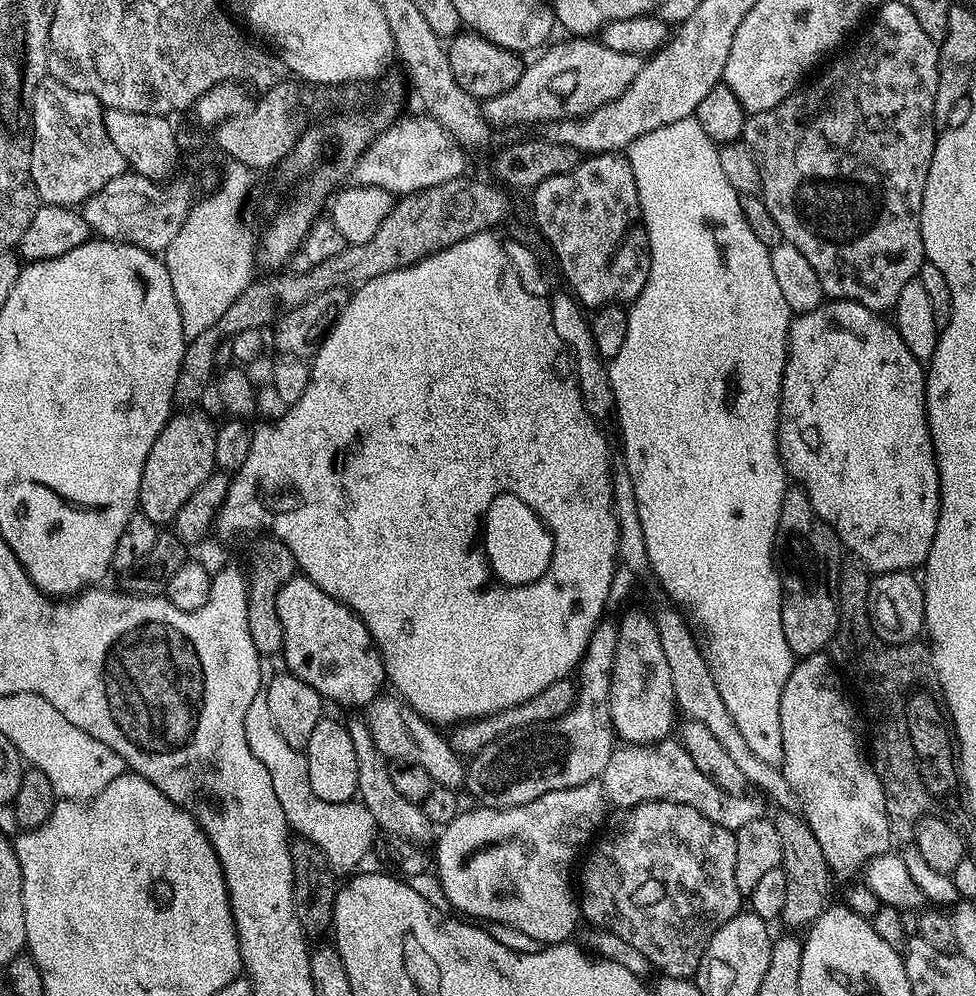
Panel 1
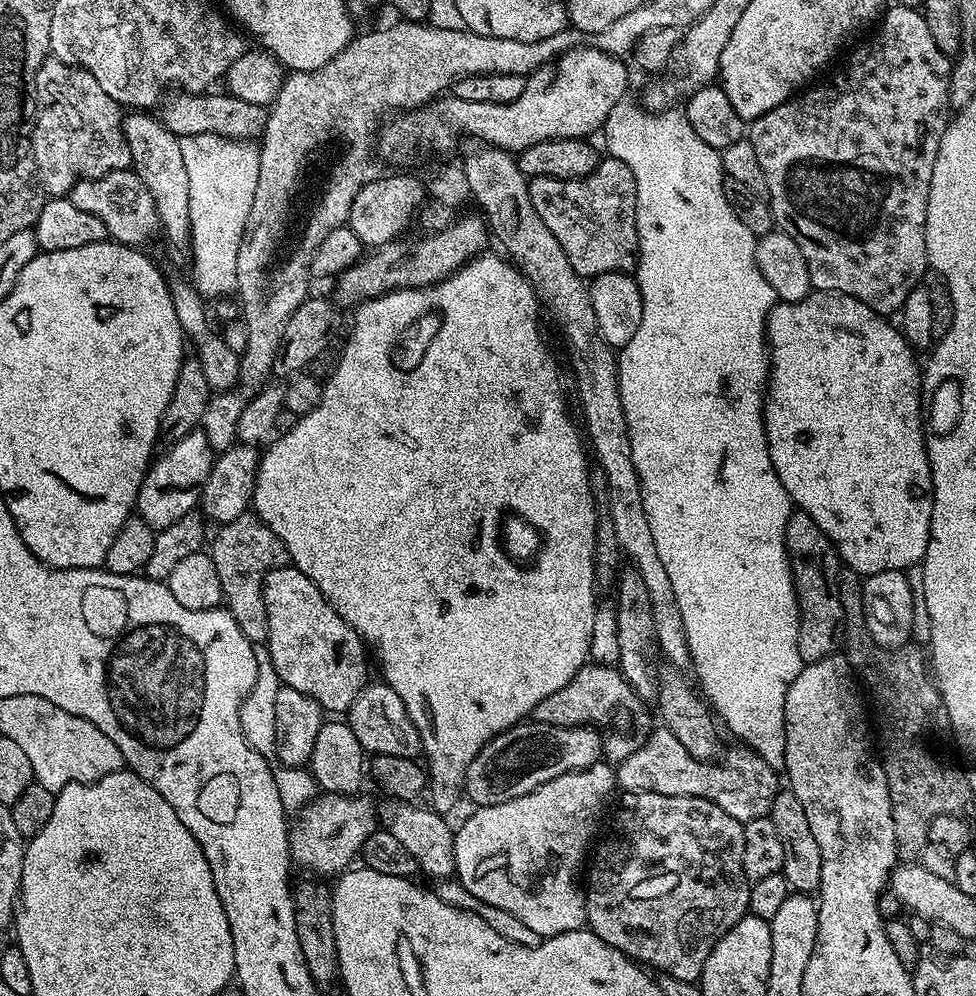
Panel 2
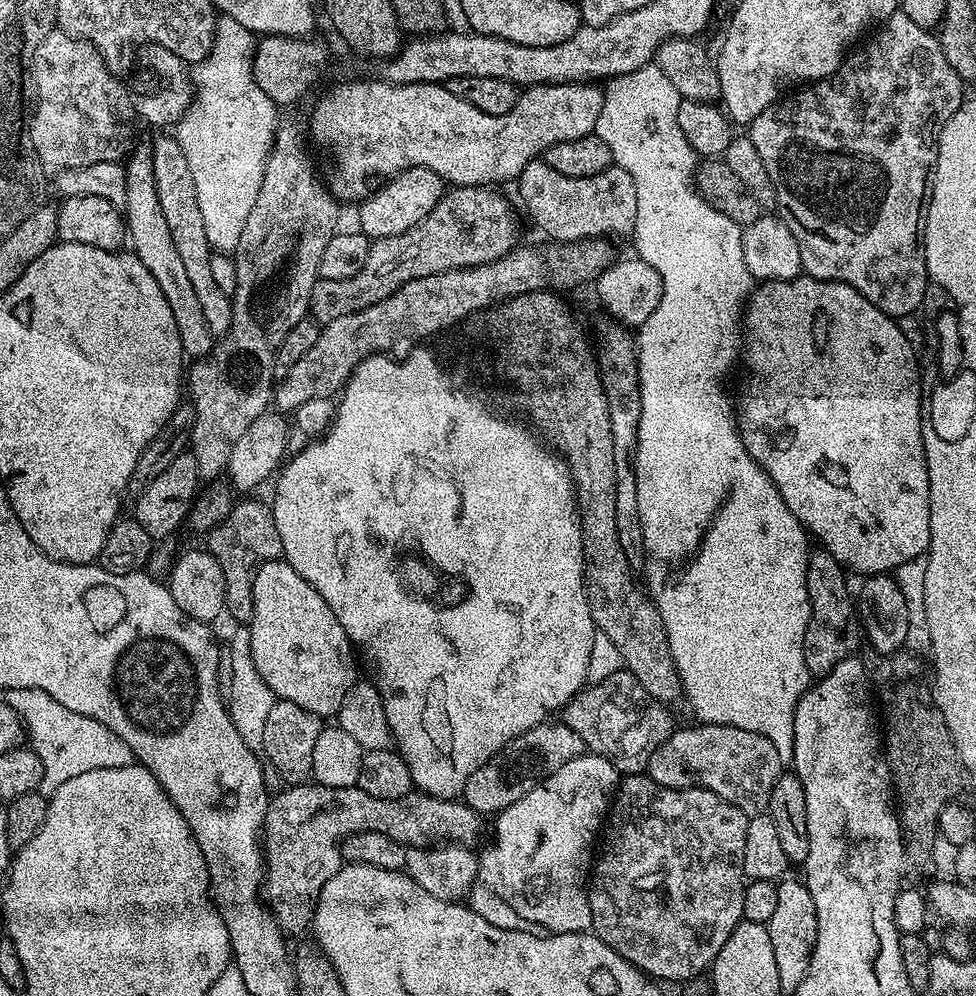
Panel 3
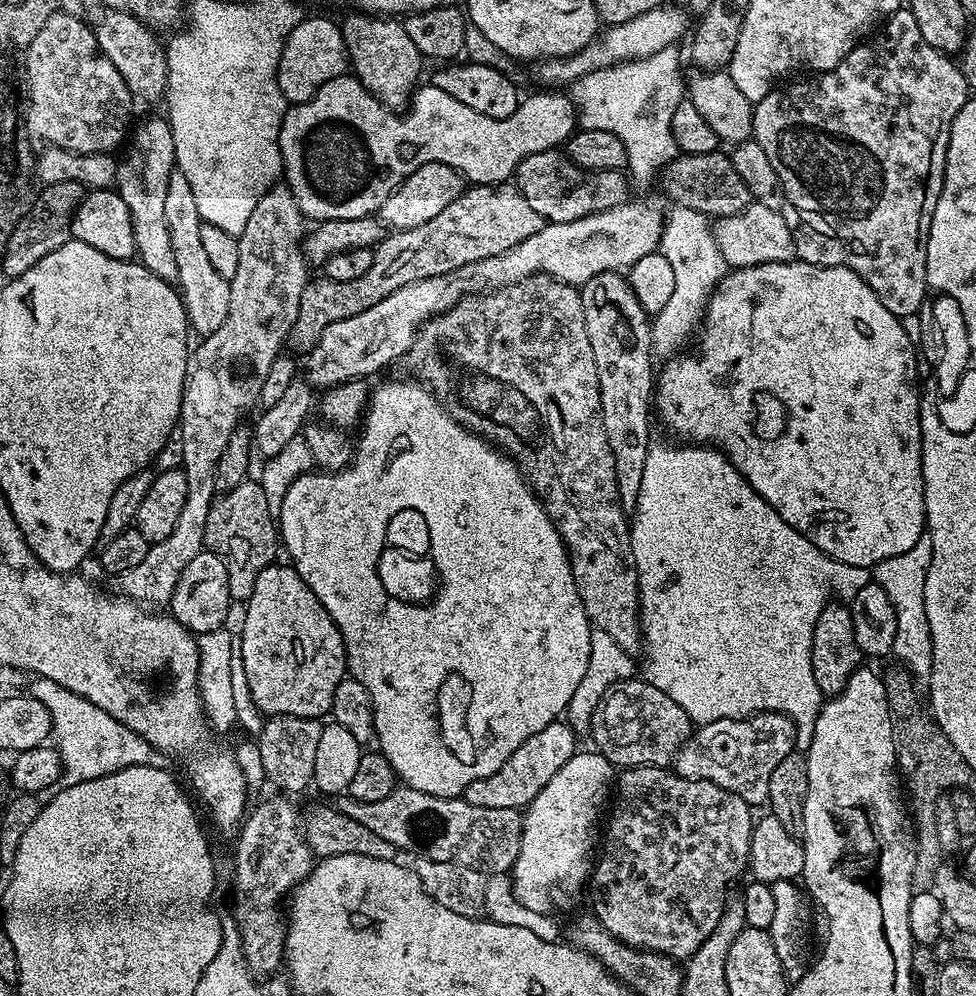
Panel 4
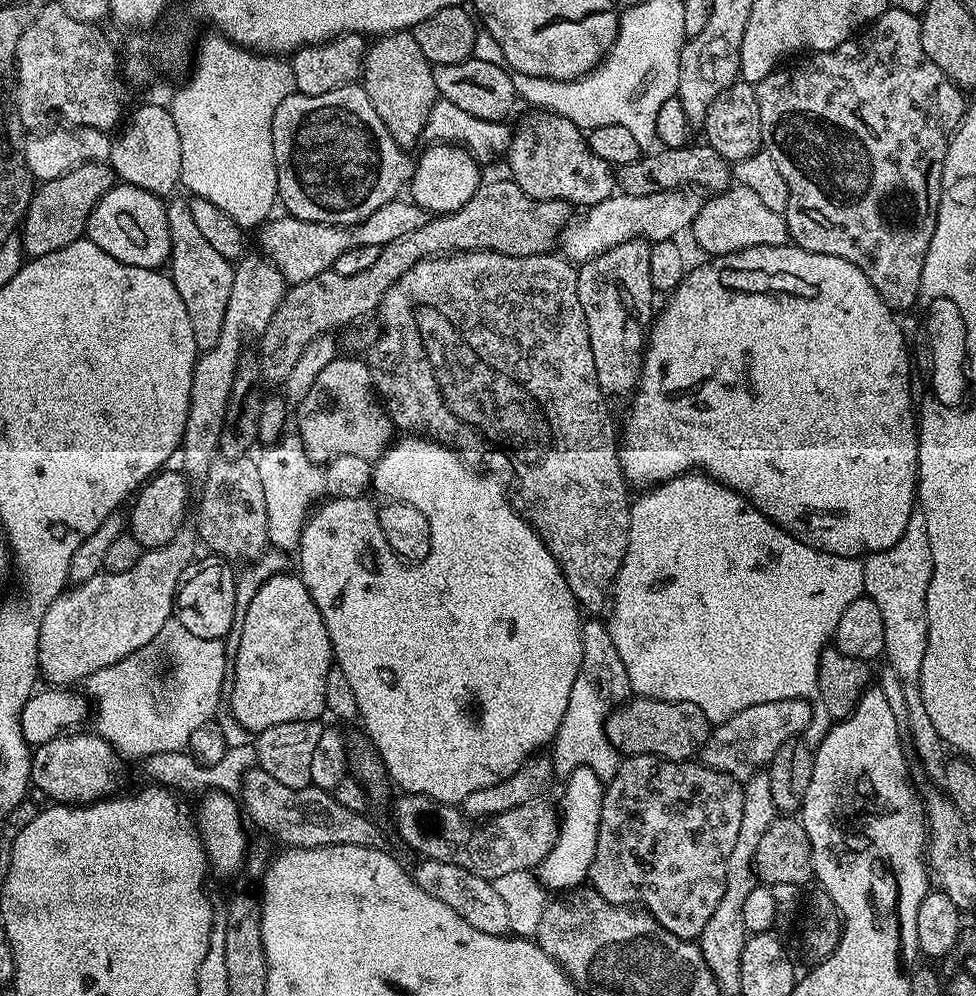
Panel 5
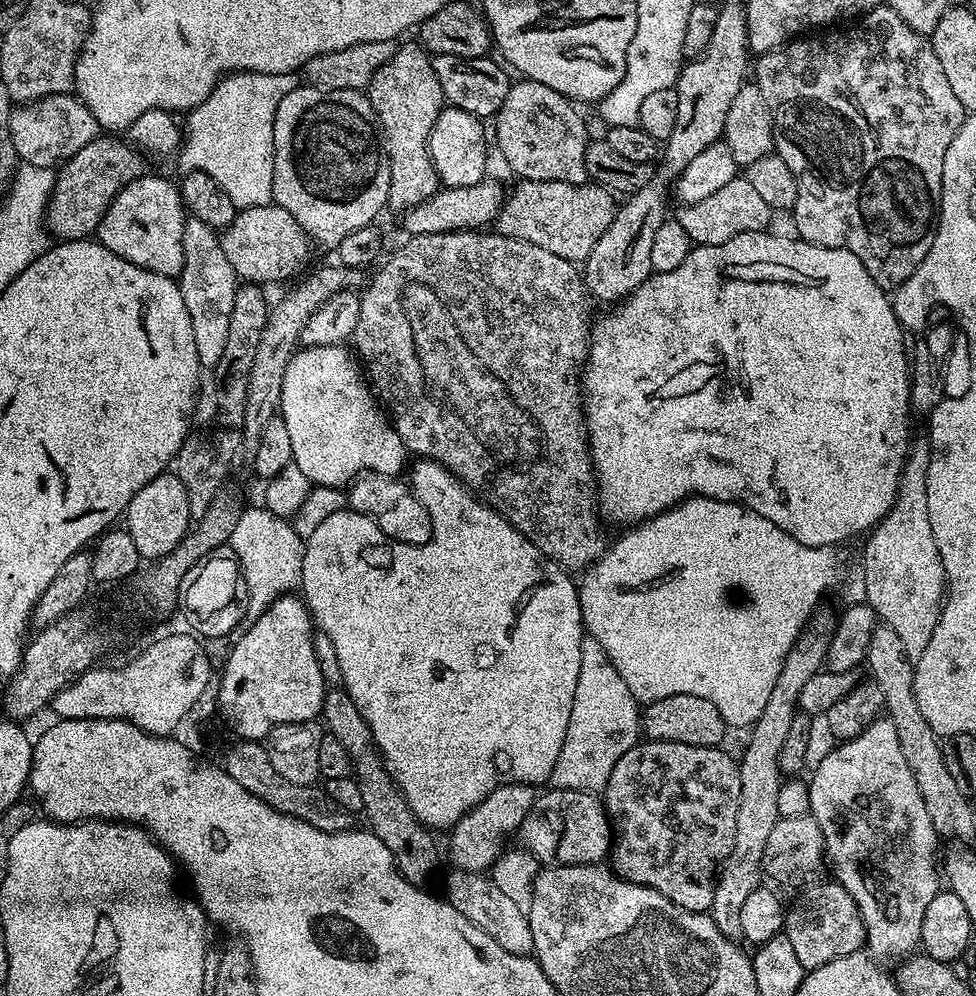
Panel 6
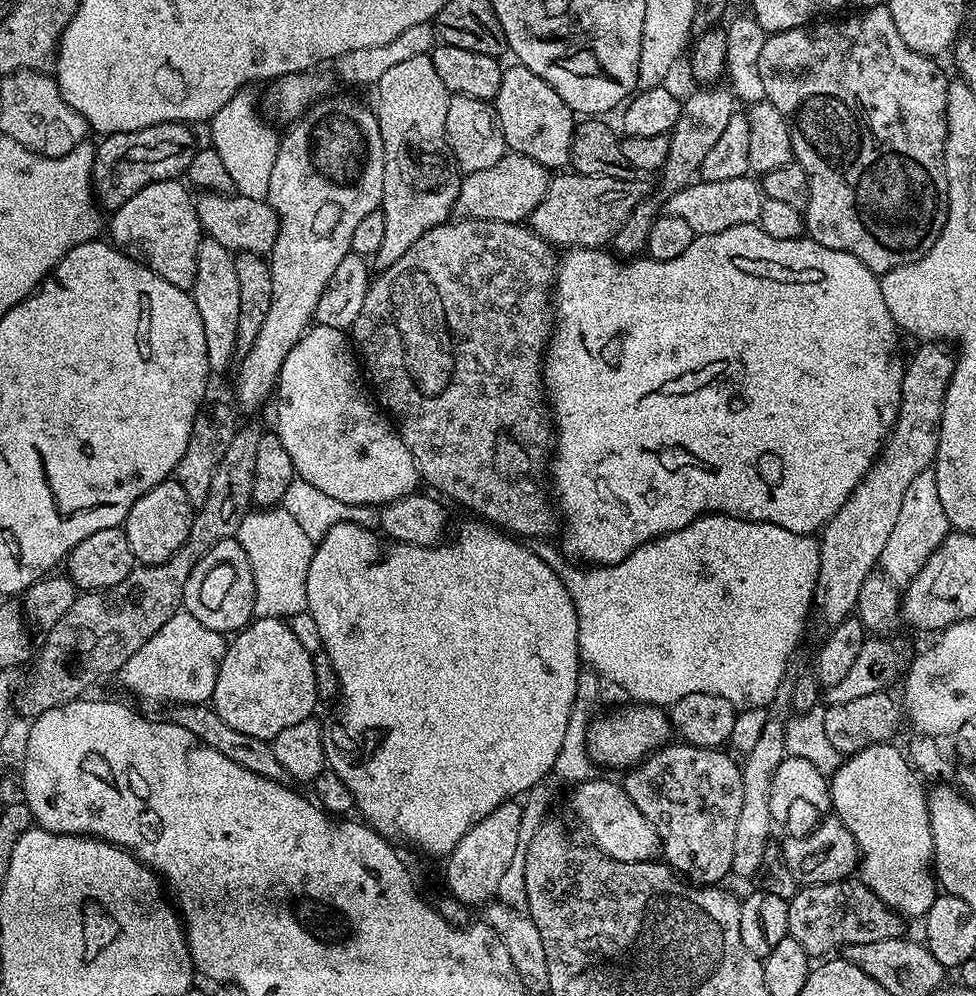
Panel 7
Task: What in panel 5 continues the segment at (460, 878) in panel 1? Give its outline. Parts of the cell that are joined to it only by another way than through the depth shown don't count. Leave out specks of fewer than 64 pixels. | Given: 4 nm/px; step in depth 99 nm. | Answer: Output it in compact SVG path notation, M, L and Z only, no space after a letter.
M586 767L574 770L564 781L564 797L558 803L560 832L556 835L550 854L538 869L540 883L545 889L559 894L565 890L581 887L588 880L588 871L594 862L598 826L602 814L605 781L600 780L594 770Z

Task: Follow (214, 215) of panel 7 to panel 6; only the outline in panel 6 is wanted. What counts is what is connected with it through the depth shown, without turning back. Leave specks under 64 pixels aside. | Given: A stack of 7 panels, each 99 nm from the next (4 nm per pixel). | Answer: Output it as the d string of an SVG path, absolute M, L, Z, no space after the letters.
M275 202L266 206L241 208L228 228L219 233L222 254L226 254L230 266L241 281L261 286L276 284L279 280L288 280L292 271L304 260L310 249L308 235L294 222L290 210L282 210Z

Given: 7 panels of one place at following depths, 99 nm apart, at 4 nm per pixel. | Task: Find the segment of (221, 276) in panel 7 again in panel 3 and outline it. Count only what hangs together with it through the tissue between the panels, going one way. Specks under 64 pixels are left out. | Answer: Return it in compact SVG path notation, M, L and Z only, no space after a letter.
M175 135L157 136L160 137L151 142L150 149L159 205L162 206L167 228L174 238L175 249L178 250L179 257L186 266L187 276L190 277L195 295L202 306L206 324L213 337L223 338L228 335L232 325L232 297L222 294L218 282L214 282L210 271L210 258L214 255L214 249L206 238L206 226L202 222L202 210L198 210L198 193L194 191L194 178L190 174L190 165L186 162L186 154L182 154L182 146L178 146Z

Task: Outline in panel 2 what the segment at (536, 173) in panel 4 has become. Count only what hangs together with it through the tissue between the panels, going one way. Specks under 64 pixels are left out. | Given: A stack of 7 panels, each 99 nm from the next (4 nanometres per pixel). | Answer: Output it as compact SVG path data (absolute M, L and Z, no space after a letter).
M611 158L601 159L600 164L586 178L581 180L559 180L534 176L529 179L530 202L538 210L538 218L546 222L550 234L558 238L558 246L570 258L570 266L580 276L604 276L607 272L631 273L638 264L638 230L636 229L636 183L634 173L626 162Z

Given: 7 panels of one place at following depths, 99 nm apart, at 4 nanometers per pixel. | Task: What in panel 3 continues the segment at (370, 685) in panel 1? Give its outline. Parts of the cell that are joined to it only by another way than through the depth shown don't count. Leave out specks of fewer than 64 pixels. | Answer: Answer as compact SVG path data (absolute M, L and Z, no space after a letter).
M271 560L256 569L254 614L247 628L254 666L276 700L294 702L294 706L302 706L302 710L310 710L310 714L321 718L335 717L339 713L342 698L346 698L346 690L358 683L357 653L346 630L342 630L342 622L334 618L334 610L326 606L322 594L318 594L318 590L314 590L314 586L310 586L310 582L306 582L306 578L302 578L302 574L298 574L298 570L294 570L294 566L290 566L287 560Z

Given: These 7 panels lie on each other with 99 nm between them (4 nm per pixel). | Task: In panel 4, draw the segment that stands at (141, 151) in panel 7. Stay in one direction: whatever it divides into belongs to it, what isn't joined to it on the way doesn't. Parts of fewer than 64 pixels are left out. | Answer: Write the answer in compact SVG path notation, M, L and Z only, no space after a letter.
M54 182L39 189L28 213L20 219L18 226L14 226L14 234L10 234L6 242L6 250L2 254L5 277L26 274L26 270L30 270L34 262L46 258L46 254L58 250L58 246L72 239L72 216L76 207L84 201L85 195L84 185L78 182Z

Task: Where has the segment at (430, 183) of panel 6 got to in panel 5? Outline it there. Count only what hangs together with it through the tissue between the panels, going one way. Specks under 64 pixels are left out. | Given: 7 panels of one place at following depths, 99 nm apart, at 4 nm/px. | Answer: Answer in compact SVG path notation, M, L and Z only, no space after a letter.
M411 31L389 32L367 45L362 69L362 86L370 98L378 118L386 122L386 130L402 146L409 146L425 135L430 110L436 104L438 93L434 86L434 65L422 54Z

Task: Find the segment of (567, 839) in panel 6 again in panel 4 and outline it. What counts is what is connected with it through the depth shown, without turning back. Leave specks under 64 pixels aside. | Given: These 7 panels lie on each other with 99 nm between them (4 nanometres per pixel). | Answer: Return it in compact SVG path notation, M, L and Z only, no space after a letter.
M398 786L379 802L358 802L351 798L339 801L338 807L350 818L370 826L386 838L401 853L413 852L413 857L433 860L439 864L461 864L491 874L511 873L520 849L522 816L514 808L470 806L455 796L422 794L407 786Z

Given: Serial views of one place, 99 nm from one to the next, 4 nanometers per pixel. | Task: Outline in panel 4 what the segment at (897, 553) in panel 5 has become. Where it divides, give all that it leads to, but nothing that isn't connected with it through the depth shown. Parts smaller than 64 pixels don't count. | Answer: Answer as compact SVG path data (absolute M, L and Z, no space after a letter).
M925 534L906 550L906 554L894 554L871 569L870 576L875 584L886 590L890 606L894 606L894 618L898 621L898 630L894 630L892 656L895 657L908 673L916 679L917 685L926 686L932 673L932 639L930 622L926 622L926 574L930 570L932 557L932 538Z

